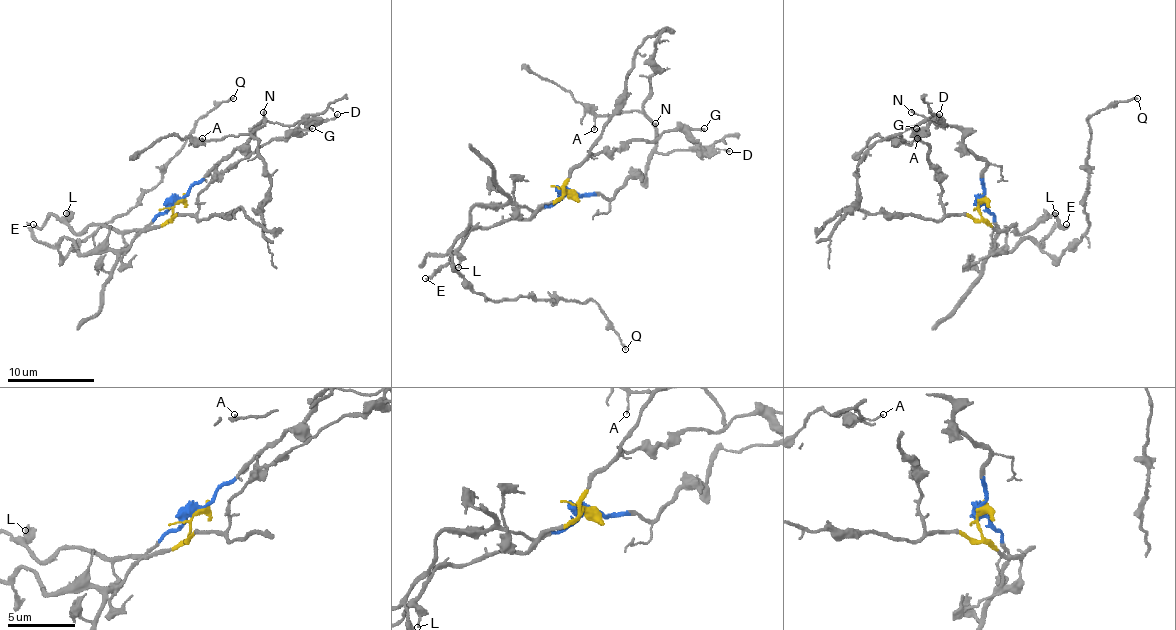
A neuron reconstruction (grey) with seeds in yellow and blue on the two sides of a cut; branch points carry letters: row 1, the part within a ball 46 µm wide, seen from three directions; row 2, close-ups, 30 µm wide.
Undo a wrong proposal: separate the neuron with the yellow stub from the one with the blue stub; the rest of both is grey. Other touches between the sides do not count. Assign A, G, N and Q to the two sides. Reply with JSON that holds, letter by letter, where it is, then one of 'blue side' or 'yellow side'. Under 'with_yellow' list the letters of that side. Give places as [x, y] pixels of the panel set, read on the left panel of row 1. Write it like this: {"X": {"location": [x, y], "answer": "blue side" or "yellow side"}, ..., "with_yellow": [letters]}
{"A": {"location": [202, 138], "answer": "blue side"}, "G": {"location": [312, 128], "answer": "yellow side"}, "N": {"location": [263, 112], "answer": "blue side"}, "Q": {"location": [233, 98], "answer": "blue side"}, "with_yellow": ["G"]}

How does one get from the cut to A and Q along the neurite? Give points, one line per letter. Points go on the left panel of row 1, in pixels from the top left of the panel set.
A: (177, 201), (238, 146), (262, 118), (262, 124), (247, 135), (203, 142), (201, 137)
Q: (177, 201), (124, 249), (83, 253), (65, 238), (59, 251), (63, 258), (127, 214), (199, 120), (234, 98)

